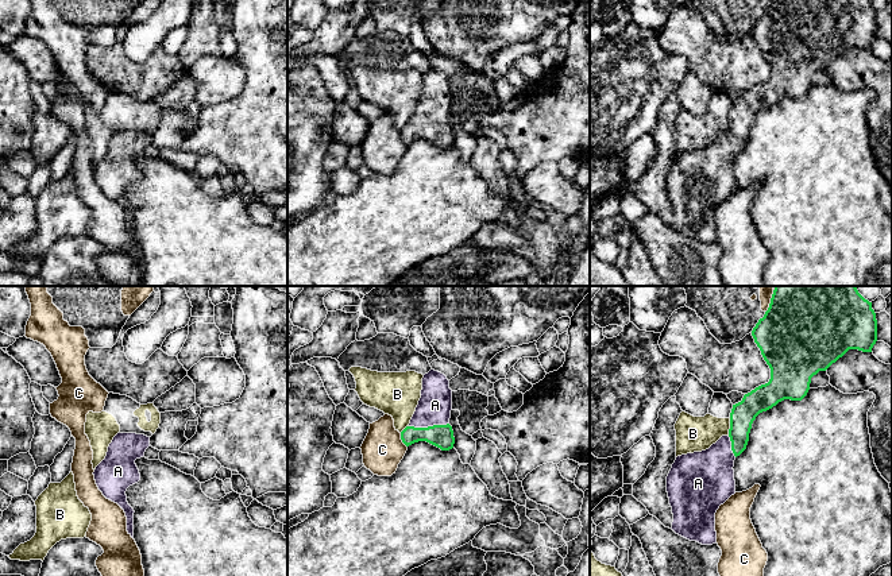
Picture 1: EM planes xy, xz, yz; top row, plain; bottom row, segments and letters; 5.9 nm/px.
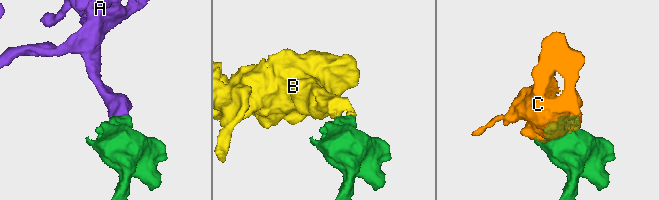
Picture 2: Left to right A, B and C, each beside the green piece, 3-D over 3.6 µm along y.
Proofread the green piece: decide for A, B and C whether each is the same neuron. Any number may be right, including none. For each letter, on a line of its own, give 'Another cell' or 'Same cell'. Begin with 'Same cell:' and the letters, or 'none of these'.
Same cell: A
A: Same cell
B: Another cell
C: Another cell

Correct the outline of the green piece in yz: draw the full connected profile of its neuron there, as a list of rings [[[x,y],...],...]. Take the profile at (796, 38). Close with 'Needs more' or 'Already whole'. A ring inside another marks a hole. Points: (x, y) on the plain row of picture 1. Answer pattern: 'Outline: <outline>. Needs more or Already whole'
Outline: [[[771,0],[752,34],[771,66],[769,80],[733,103],[727,134],[722,134],[706,148],[677,154],[667,174],[673,212],[671,227],[702,243],[717,240],[715,210],[735,192],[734,158],[746,147],[756,115],[784,97],[802,98],[810,88],[811,76],[826,69],[849,47],[872,50],[877,39],[877,18],[872,0]]]. Needs more

